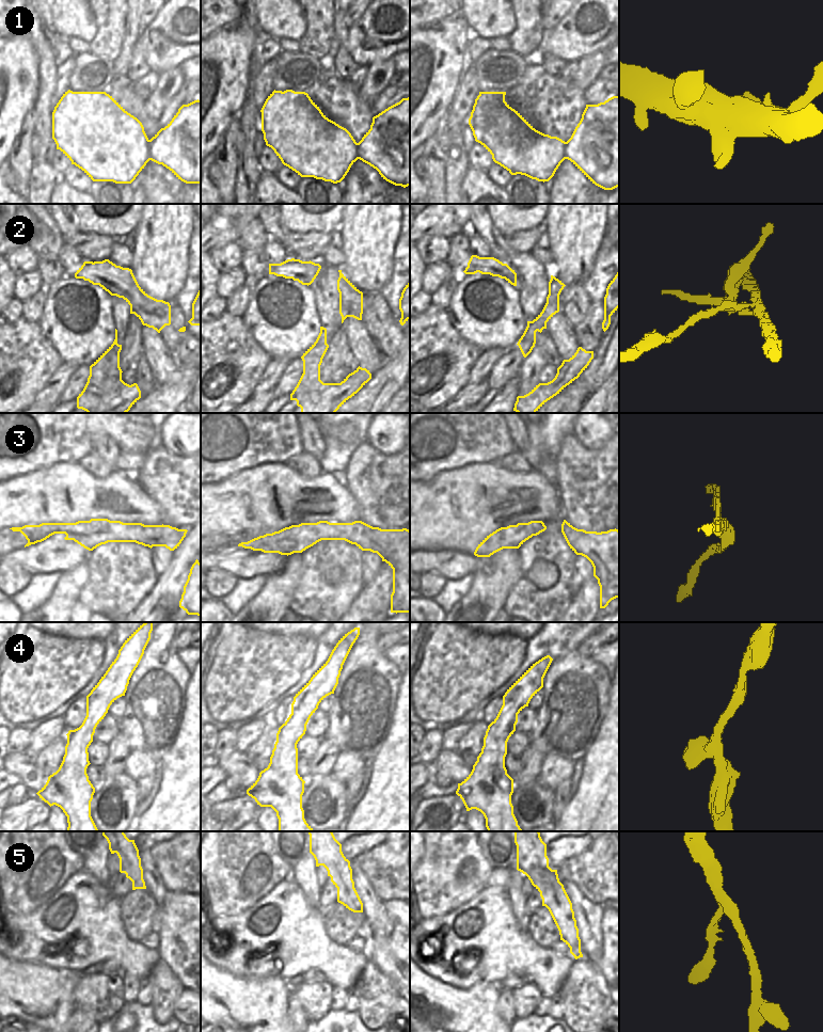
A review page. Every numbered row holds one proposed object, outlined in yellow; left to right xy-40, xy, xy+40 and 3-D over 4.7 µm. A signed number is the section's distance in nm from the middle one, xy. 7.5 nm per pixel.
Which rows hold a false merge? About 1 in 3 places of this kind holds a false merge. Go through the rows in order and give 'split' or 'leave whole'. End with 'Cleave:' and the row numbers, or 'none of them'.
1: leave whole
2: split
3: split
4: leave whole
5: leave whole
Cleave: 2, 3

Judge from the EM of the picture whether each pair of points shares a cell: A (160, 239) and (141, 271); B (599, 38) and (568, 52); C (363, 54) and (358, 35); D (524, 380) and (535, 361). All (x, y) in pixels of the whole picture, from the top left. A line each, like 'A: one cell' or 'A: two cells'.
A: one cell
B: one cell
C: one cell
D: one cell

